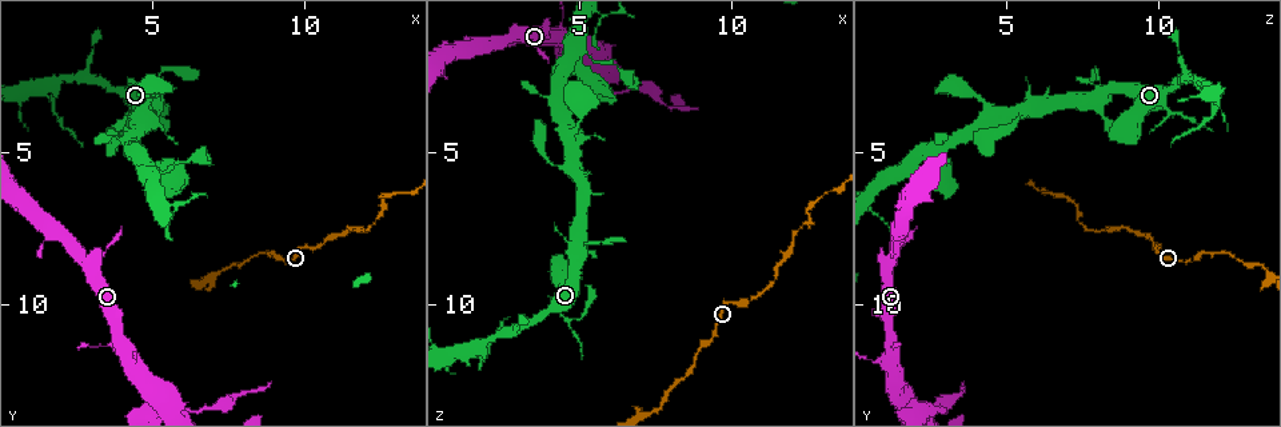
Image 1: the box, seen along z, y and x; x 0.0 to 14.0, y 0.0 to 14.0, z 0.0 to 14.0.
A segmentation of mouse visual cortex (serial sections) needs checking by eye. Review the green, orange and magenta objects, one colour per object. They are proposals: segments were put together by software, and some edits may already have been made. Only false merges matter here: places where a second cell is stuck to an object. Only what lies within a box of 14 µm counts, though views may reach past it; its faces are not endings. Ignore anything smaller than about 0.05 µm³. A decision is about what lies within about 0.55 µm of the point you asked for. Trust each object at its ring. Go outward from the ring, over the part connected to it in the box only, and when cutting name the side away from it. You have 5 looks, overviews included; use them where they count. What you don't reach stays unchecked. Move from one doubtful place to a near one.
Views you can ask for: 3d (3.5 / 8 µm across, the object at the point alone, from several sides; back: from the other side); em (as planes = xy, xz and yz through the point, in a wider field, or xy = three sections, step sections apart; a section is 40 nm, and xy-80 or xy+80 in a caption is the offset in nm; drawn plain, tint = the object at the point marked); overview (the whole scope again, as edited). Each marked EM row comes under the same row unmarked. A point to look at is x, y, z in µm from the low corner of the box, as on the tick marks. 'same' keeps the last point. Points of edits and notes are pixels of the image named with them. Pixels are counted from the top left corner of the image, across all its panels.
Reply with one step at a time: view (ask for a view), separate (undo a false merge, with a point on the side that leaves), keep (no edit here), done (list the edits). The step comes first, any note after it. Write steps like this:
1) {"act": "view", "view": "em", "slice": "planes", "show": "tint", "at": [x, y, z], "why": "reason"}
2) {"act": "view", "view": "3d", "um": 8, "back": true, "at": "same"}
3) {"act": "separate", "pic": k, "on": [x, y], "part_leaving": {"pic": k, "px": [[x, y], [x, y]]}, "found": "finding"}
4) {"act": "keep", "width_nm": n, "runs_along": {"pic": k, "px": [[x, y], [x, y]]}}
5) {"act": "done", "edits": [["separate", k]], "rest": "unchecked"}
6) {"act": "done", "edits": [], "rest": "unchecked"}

{"act": "view", "view": "3d", "um": 3.5, "at": [4.9, 3.7, 10.5], "why": "sharp bend"}

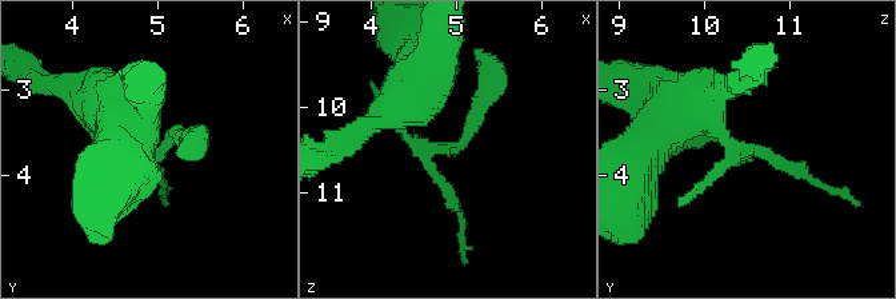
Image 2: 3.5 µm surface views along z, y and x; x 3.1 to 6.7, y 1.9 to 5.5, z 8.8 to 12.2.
{"act": "view", "view": "em", "slice": "xy", "step": 1, "show": "tint", "at": [4.85, 3.75, 10.45], "why": "now the EM"}

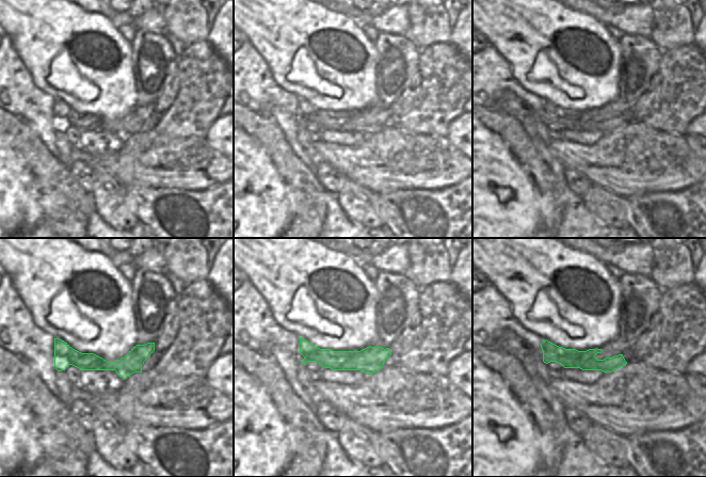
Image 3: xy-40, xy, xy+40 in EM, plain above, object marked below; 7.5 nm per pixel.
{"act": "keep", "width_nm": 200, "runs_along": {"pic": 3, "px": [[57, 340], [103, 365], [151, 348]]}, "found": "all the same cell"}

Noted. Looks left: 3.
{"act": "view", "view": "3d", "um": 8, "at": [12.5, 6.8, 7.4], "why": "abrupt turn"}

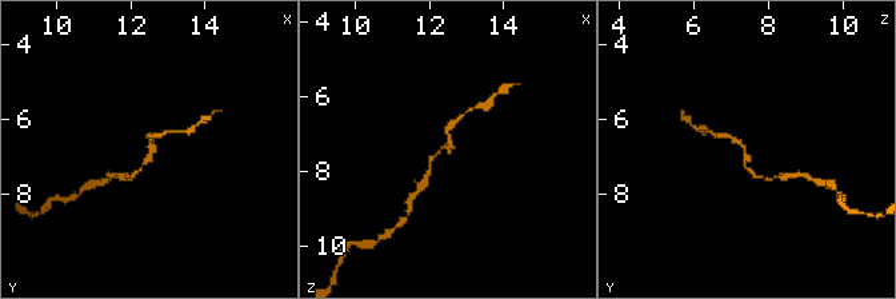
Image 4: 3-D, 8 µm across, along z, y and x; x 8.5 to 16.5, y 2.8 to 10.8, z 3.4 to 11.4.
{"act": "view", "view": "em", "slice": "xy", "step": 1, "show": "tint", "at": [12.6, 6.7, 7.3], "arm_widths_nm": [100, 150], "why": "now the EM"}

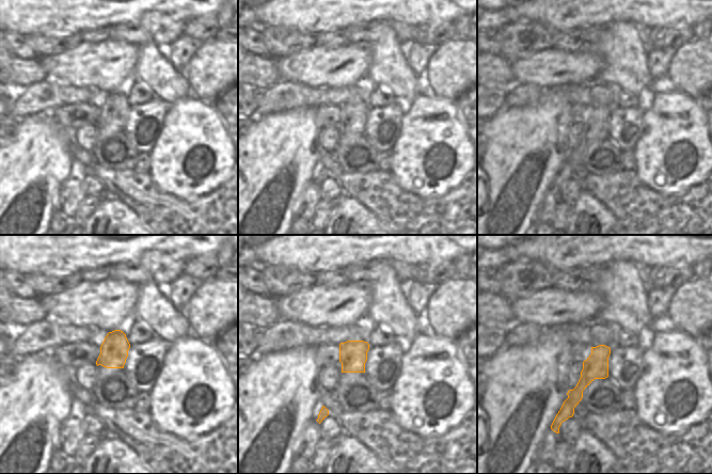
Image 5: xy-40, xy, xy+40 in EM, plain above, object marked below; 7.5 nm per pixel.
{"act": "keep", "runs_along": {"pic": 5, "px": [[606, 349], [599, 357], [564, 416]]}, "found": "all the same cell"}

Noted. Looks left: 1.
{"act": "done", "edits": [], "rest": "unchecked"}

